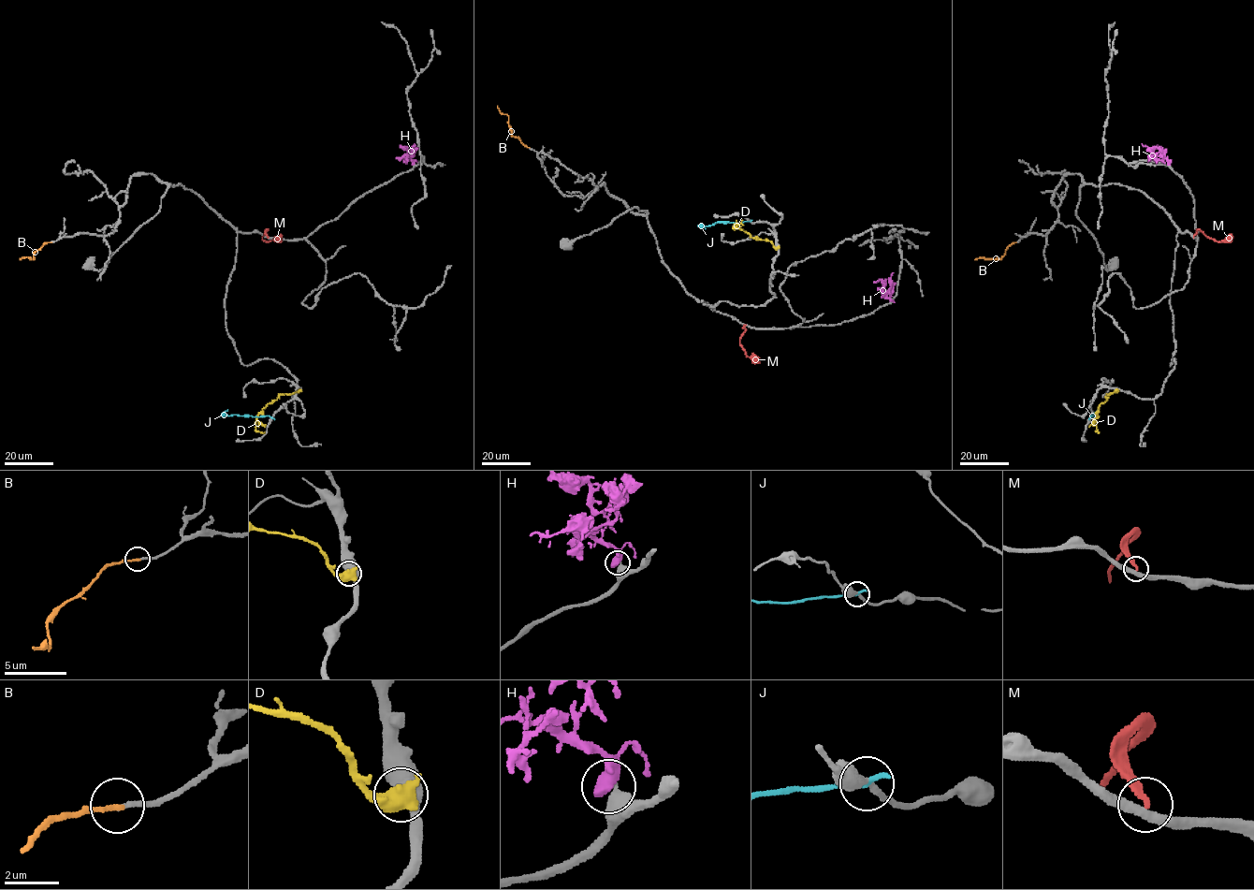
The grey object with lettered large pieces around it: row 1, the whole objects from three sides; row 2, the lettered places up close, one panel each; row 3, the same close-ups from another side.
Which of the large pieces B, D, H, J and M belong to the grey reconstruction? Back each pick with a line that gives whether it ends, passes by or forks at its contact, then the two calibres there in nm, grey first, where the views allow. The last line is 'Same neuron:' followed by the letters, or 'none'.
B: it ends there; 140 nm thick on the grey side, 190 nm on the other
Same neuron: B

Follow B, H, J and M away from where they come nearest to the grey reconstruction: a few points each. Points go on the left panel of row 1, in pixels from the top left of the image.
B: (51, 241), (36, 252), (34, 259), (20, 259)
H: (414, 164), (408, 157), (413, 153), (400, 145)
J: (272, 417), (226, 415), (227, 409)
M: (267, 236), (267, 229), (262, 236), (265, 241), (282, 237)

